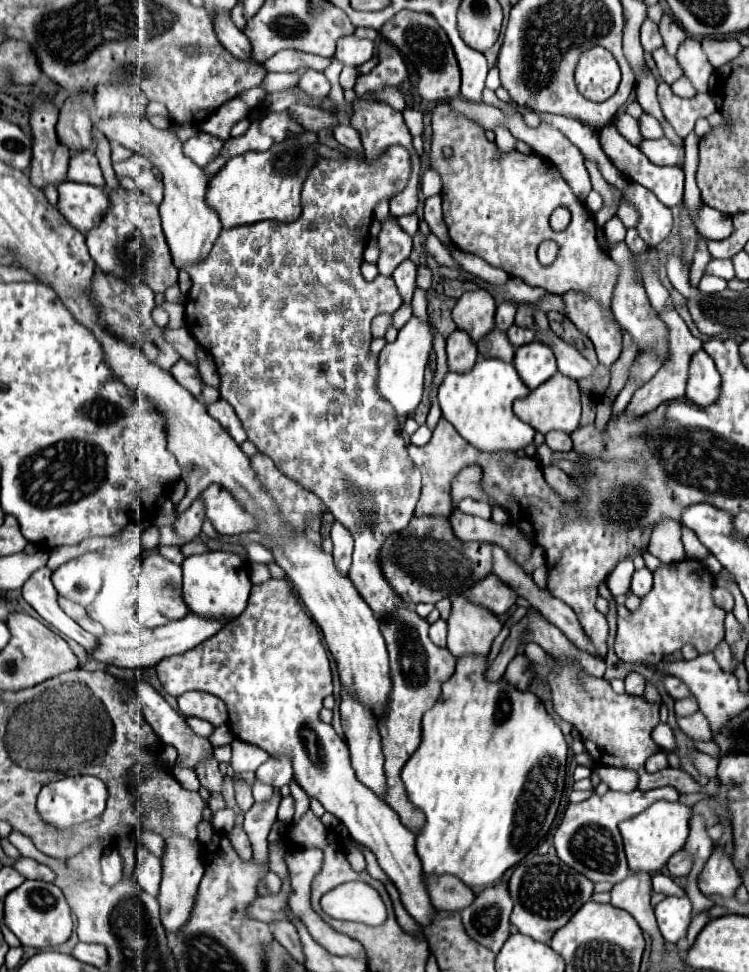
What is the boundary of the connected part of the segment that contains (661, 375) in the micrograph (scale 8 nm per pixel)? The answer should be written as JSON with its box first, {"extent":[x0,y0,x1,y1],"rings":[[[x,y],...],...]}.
{"extent":[626,307,702,417],"rings":[[[670,307],[670,309],[664,309],[662,313],[658,313],[658,317],[660,317],[660,321],[668,327],[668,359],[666,359],[666,365],[662,365],[662,369],[660,369],[644,387],[640,387],[640,389],[634,393],[634,397],[632,397],[632,401],[630,401],[628,409],[626,409],[626,411],[628,411],[630,415],[634,415],[634,417],[656,409],[660,403],[666,403],[666,401],[670,401],[670,399],[684,397],[690,357],[702,347],[702,341],[696,339],[696,337],[688,331],[686,323],[682,321],[682,317],[680,317],[672,307]]]}

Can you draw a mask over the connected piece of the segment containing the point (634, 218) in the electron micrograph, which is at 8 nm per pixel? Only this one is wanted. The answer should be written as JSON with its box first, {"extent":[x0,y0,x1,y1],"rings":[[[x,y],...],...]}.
{"extent":[616,199,638,225],"rings":[[[620,199],[616,215],[618,215],[620,221],[626,221],[626,225],[636,225],[638,223],[638,211],[632,205],[626,205],[626,201],[622,201],[622,199]]]}

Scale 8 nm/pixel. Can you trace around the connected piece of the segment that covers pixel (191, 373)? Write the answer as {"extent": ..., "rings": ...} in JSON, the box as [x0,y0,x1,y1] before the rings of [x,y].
{"extent":[170,359,202,397],"rings":[[[180,359],[180,361],[170,369],[170,373],[172,373],[174,379],[176,379],[182,387],[186,387],[194,397],[200,397],[200,395],[202,395],[202,379],[200,379],[200,373],[198,373],[198,369],[196,369],[194,365],[190,365],[188,361]]]}

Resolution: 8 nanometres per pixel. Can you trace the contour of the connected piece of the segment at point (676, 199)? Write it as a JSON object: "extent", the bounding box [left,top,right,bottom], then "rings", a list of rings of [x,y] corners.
{"extent":[600,125,684,207],"rings":[[[608,125],[600,131],[600,145],[604,149],[604,153],[610,157],[610,161],[634,183],[644,185],[646,189],[650,189],[666,207],[674,207],[678,203],[682,203],[682,193],[684,193],[684,173],[678,167],[658,167],[654,163],[650,163],[650,159],[646,155],[640,153],[638,147],[630,145],[616,129],[614,125]]]}

